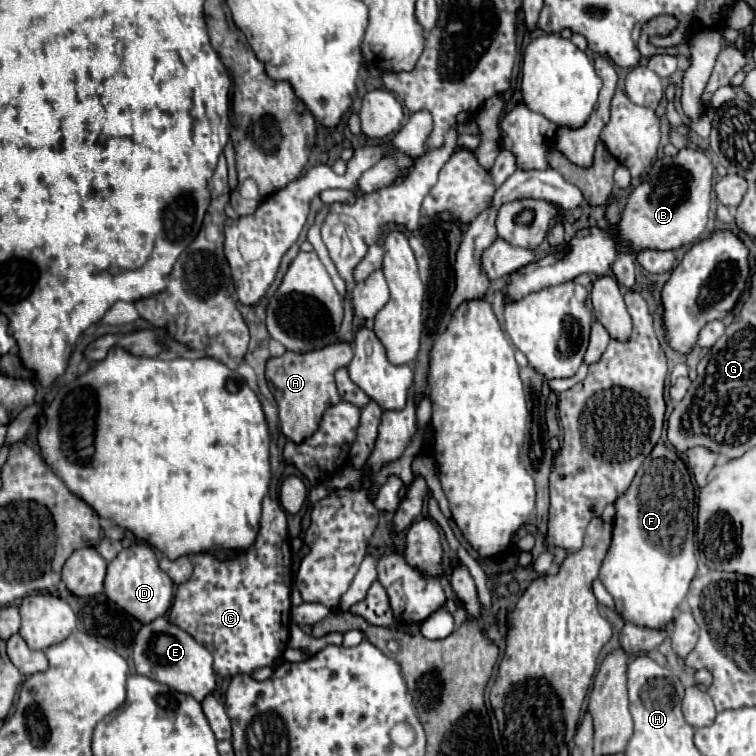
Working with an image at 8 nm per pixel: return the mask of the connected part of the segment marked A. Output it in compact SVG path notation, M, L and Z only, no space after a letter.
M334 343L332 347L308 351L304 355L296 355L292 351L282 357L272 357L266 365L266 379L272 385L272 395L278 405L280 429L292 443L300 445L308 439L320 425L324 411L340 401L336 391L334 373L340 367L346 367L352 359L352 347L348 343Z

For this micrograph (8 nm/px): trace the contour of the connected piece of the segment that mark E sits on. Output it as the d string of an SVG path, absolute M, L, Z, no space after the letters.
M158 617L150 625L142 627L136 635L134 643L134 665L140 675L176 687L180 693L192 695L196 701L202 701L216 689L216 673L212 669L212 653L196 643L192 635L188 635L178 625L166 623L164 617Z

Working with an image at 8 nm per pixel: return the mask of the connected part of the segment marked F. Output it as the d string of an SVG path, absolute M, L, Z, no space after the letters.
M658 443L646 457L644 465L638 469L628 491L616 499L616 519L612 545L604 557L600 581L608 593L618 603L618 613L626 623L636 623L644 627L664 627L676 615L682 605L690 581L696 575L696 545L694 545L694 485L688 467L666 443Z

